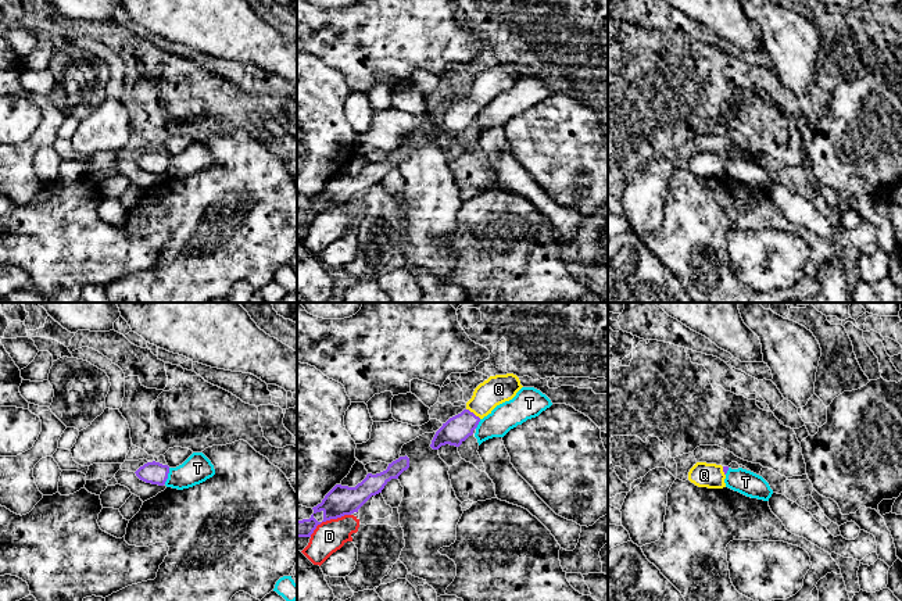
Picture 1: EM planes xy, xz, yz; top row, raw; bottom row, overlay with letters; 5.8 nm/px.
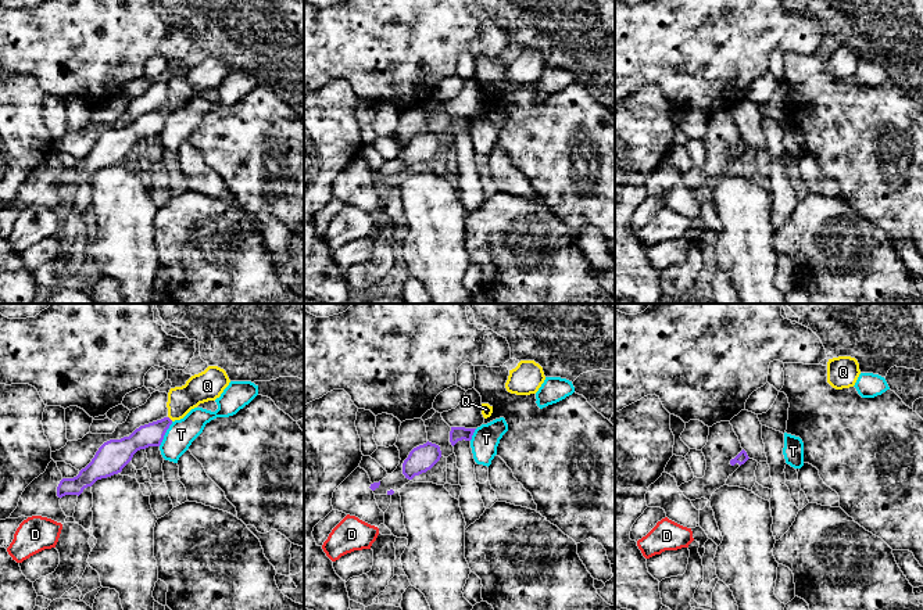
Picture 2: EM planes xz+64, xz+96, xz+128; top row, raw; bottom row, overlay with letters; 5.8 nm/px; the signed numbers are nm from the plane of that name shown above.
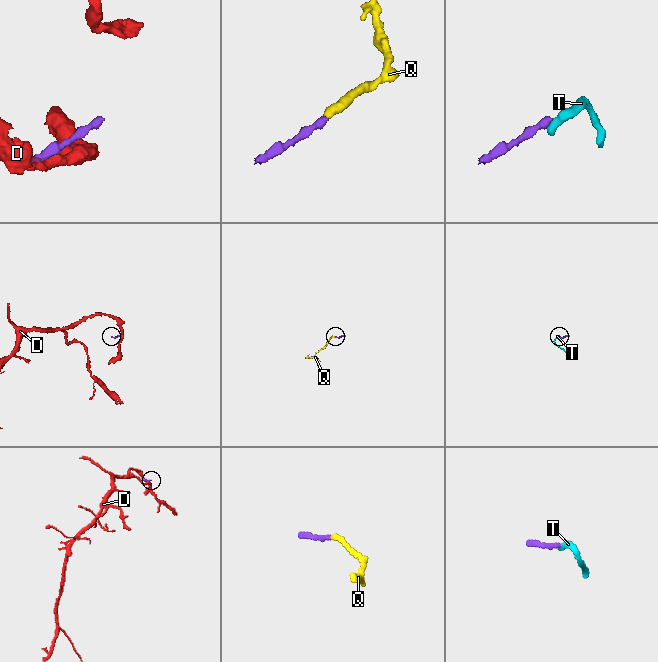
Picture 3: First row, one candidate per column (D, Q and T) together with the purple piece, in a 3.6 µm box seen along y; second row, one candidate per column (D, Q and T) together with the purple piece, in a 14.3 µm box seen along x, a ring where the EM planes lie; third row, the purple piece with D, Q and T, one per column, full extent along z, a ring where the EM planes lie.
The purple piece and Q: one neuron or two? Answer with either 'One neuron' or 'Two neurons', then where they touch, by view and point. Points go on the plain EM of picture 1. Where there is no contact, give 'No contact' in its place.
One neuron. Touches purple at xz (472, 102)

